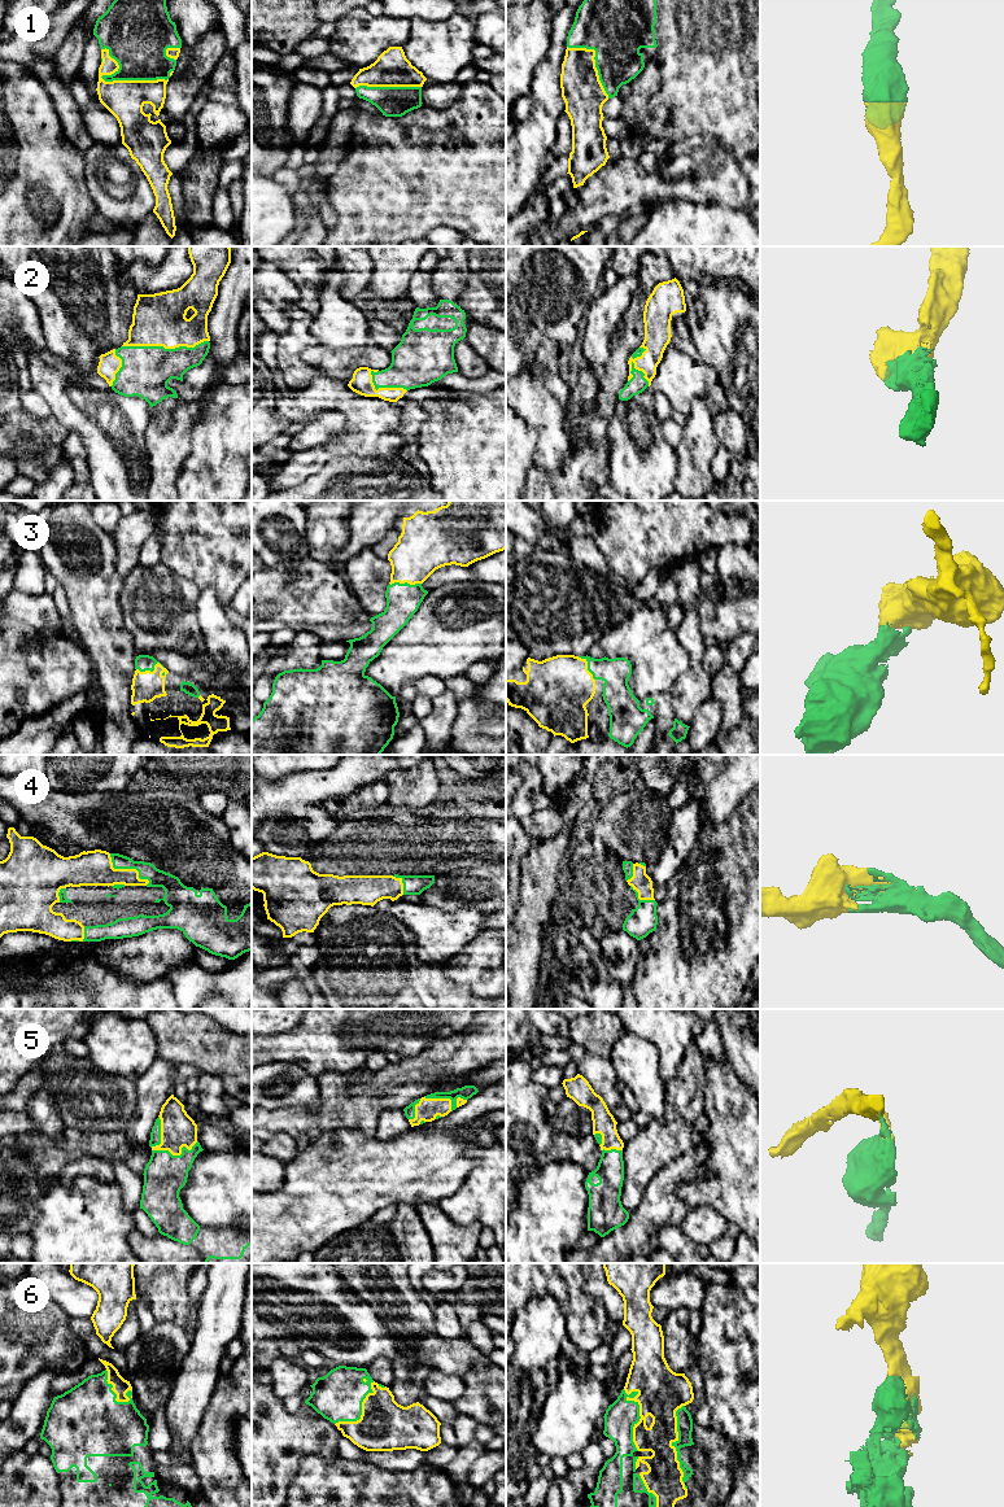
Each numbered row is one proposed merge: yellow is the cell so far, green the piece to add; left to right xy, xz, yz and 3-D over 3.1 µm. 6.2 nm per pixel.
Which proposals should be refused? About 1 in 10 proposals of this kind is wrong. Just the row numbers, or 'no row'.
no row

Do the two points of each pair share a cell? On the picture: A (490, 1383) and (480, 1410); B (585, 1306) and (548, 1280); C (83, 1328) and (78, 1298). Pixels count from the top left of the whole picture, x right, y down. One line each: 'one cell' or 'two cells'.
A: one cell
B: one cell
C: two cells

